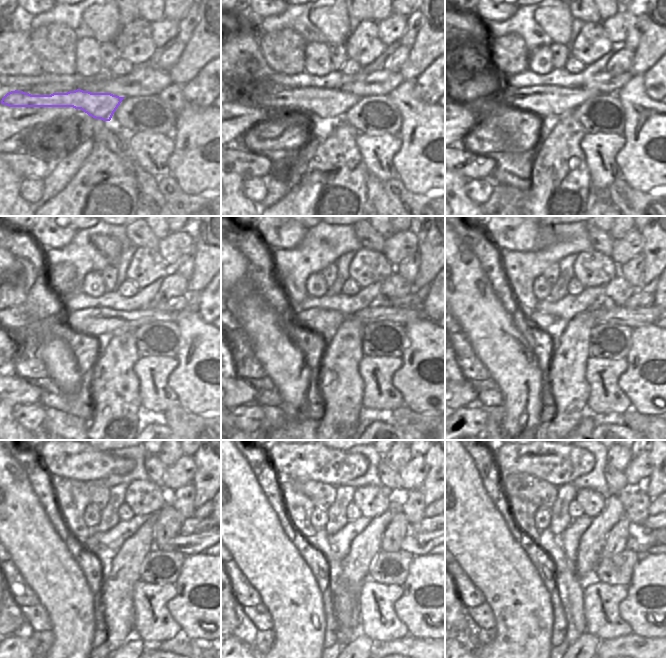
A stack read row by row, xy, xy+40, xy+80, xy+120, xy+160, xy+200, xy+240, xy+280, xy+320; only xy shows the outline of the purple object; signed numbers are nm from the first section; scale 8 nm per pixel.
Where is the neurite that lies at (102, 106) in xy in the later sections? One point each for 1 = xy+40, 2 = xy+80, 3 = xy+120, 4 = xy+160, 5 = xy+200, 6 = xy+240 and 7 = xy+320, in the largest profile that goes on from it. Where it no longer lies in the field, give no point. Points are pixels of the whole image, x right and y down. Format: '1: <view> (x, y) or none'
1: xy+40 (325, 105)
2: xy+80 (551, 102)
3: xy+120 (101, 323)
4: xy+160 (325, 321)
5: xy+200 (632, 318)
6: xy+240 (194, 543)
7: xy+320 (633, 542)

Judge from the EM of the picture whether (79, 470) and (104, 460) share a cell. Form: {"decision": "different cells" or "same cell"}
{"decision": "same cell"}

